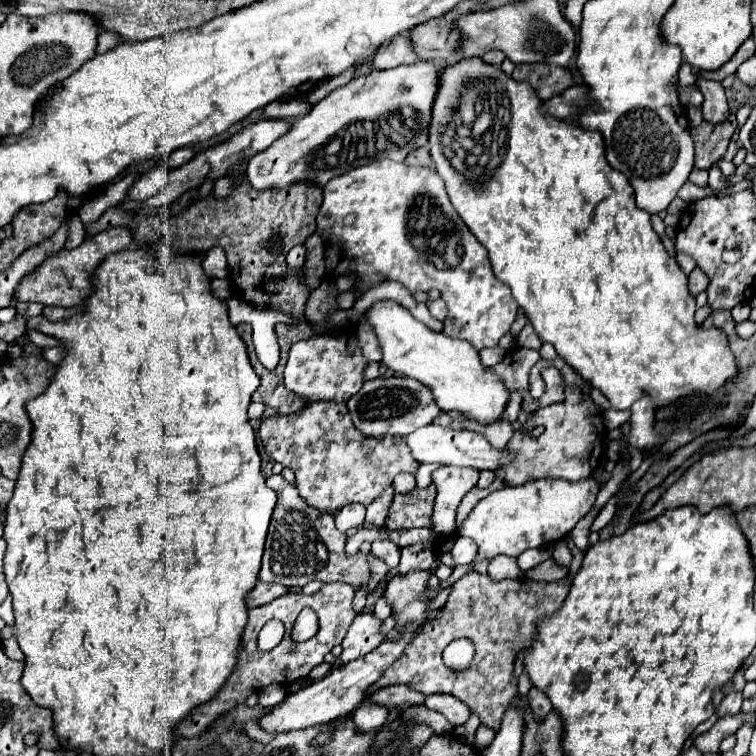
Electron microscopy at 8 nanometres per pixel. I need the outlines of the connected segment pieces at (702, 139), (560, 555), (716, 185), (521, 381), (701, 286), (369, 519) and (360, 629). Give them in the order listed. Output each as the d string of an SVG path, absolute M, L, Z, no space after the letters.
M730 113L728 121L724 121L724 125L708 125L708 121L702 121L698 127L690 127L690 133L696 143L694 167L708 169L712 163L722 159L736 127L738 127L738 123L736 123L734 113Z
M558 541L558 543L554 543L554 555L552 555L560 565L564 565L564 567L568 567L570 565L570 561L572 561L572 553L570 553L570 549L568 549L568 545L564 543L564 541Z
M718 167L710 169L710 189L714 189L714 193L718 193L718 191L726 189L728 185L730 185L730 183L728 183L728 179L722 175L722 171L720 171Z
M518 347L506 351L504 361L492 367L492 371L496 371L496 375L502 377L508 391L520 391L524 395L522 409L526 409L528 413L532 413L538 407L538 403L532 397L528 397L528 373L538 359L540 359L538 351Z
M694 269L692 273L690 273L690 291L692 293L700 293L700 291L704 291L708 287L708 275L702 271L702 269Z
M386 487L382 491L382 495L378 495L370 505L368 505L368 513L366 513L366 523L374 523L378 527L384 525L384 517L388 513L388 505L392 505L392 495L394 489Z
M360 613L356 621L350 625L344 641L342 641L342 663L365 656L379 646L386 637L380 633L382 621L376 619L374 613Z

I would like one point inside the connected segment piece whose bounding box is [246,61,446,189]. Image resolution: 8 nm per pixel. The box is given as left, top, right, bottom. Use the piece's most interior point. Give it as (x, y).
(386, 114)

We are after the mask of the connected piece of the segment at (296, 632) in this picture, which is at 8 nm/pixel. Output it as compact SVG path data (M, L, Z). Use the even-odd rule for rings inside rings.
M305 607L298 615L292 627L294 641L308 641L318 633L318 619L312 609Z

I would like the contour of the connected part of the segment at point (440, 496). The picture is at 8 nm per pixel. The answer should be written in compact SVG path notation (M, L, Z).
M440 467L434 471L432 481L436 485L437 495L431 529L446 537L456 531L456 523L454 523L456 509L462 497L472 487L476 487L478 475L480 475L478 469L468 469L468 467Z

